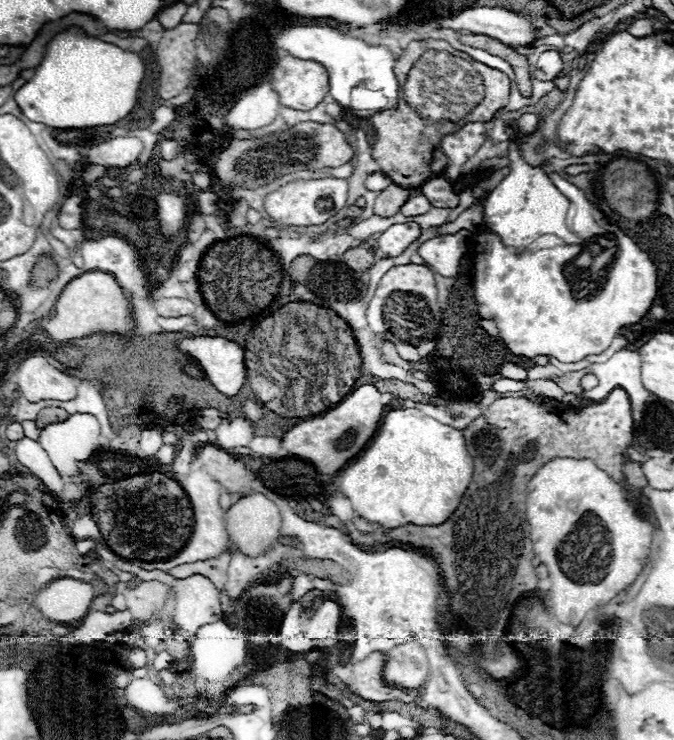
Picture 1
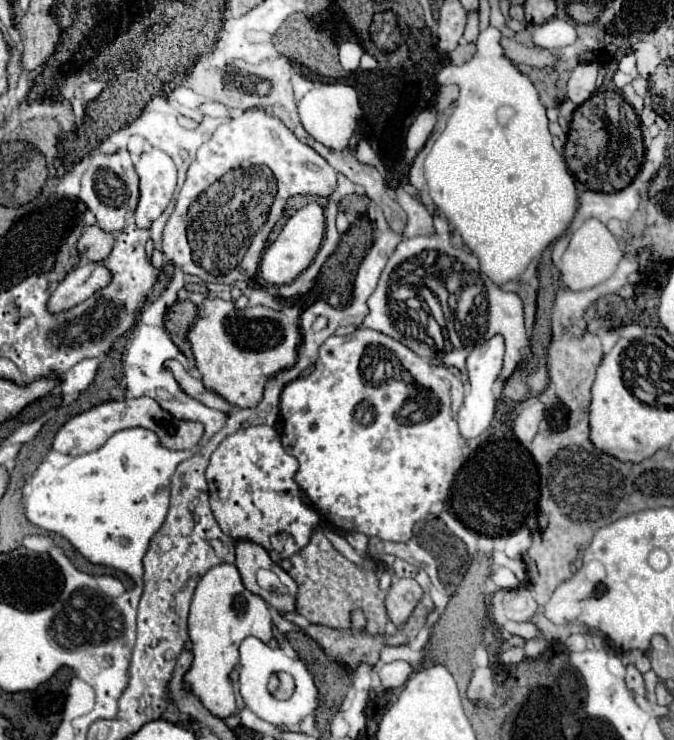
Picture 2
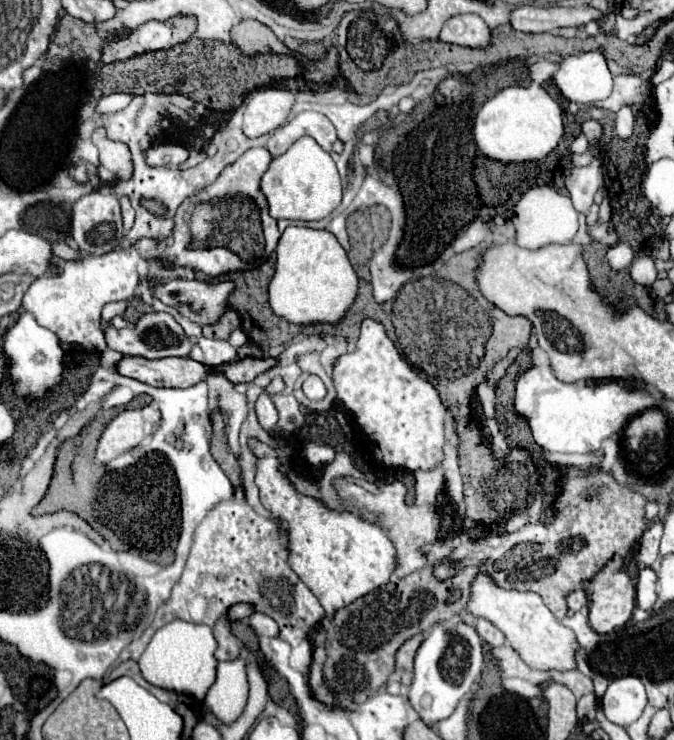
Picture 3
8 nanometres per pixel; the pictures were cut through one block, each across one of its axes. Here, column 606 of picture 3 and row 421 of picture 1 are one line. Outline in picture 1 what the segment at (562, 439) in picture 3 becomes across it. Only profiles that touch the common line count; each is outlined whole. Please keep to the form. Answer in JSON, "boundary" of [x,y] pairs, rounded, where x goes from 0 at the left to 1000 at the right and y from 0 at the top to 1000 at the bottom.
{"boundary":[[[599,551],[599,554],[579,554],[570,562],[570,570],[558,589],[552,592],[549,603],[519,627],[513,635],[504,638],[499,646],[499,654],[504,665],[522,678],[522,689],[528,697],[558,705],[579,714],[593,714],[599,708],[617,708],[617,711],[650,711],[662,705],[671,692],[680,686],[697,646],[700,646],[700,619],[691,608],[688,589],[682,581],[653,573],[644,565],[635,565],[629,557],[617,551]]]}

